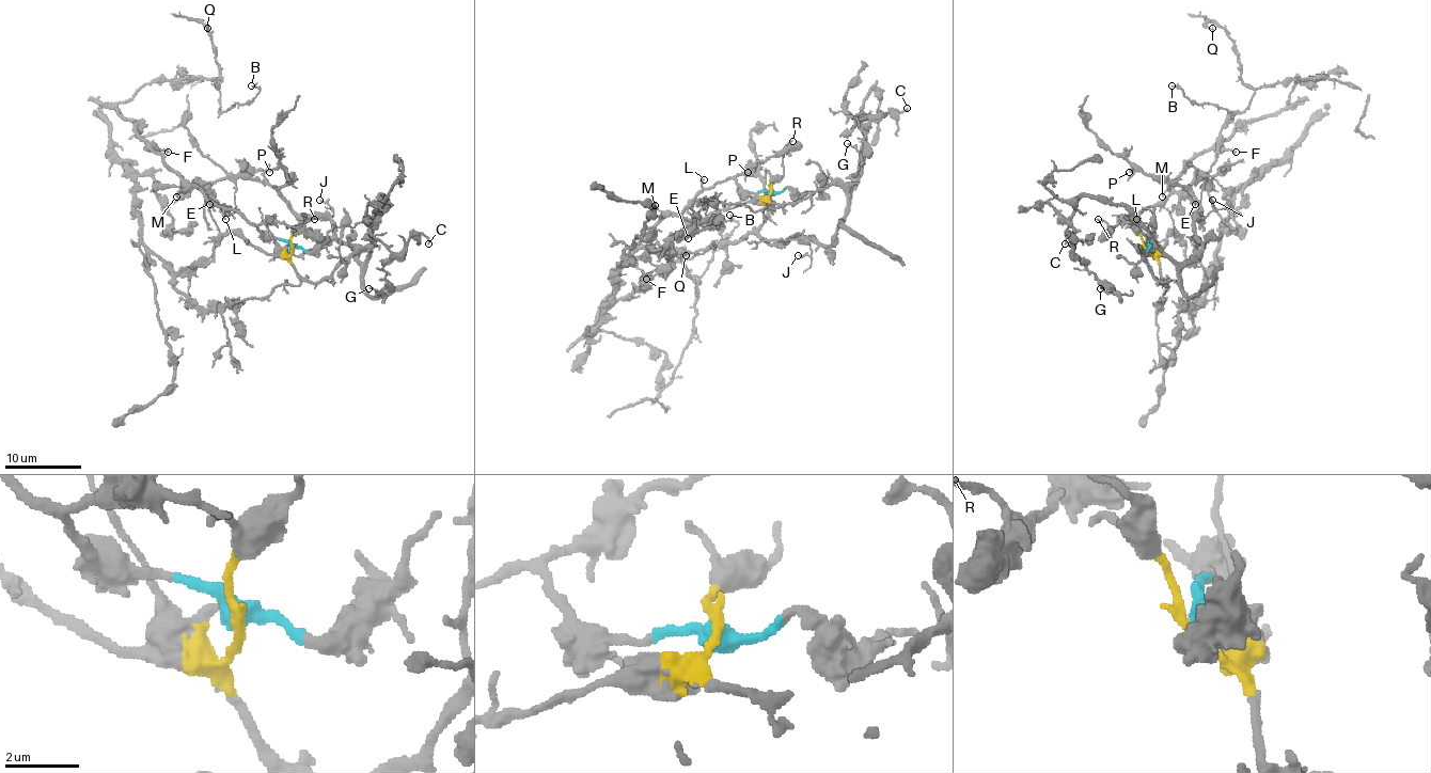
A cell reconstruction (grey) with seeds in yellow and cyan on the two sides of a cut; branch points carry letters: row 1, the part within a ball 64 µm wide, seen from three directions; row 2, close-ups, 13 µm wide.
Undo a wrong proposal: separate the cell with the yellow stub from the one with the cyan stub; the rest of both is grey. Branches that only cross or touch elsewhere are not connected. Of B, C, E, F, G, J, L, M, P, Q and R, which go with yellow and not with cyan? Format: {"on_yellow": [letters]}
{"on_yellow": ["C", "G", "J", "P"]}

